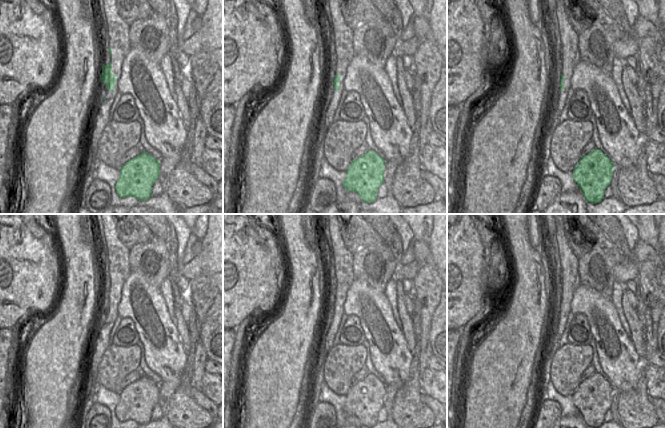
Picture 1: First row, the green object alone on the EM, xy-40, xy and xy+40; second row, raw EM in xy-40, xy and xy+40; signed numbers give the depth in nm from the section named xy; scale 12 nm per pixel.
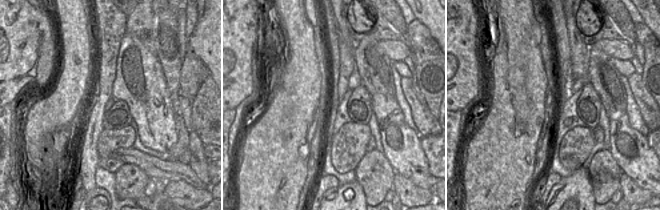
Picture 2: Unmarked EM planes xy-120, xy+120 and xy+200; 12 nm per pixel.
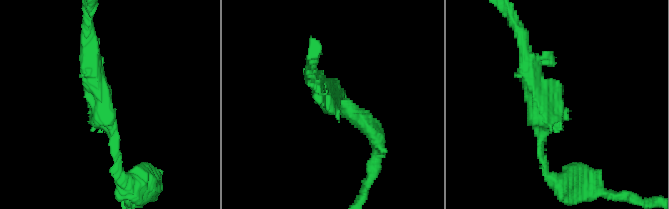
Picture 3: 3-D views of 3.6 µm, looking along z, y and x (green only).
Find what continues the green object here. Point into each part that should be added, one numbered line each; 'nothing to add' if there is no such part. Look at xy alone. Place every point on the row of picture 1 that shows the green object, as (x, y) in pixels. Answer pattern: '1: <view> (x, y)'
nothing to add.

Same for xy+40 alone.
nothing to add.

